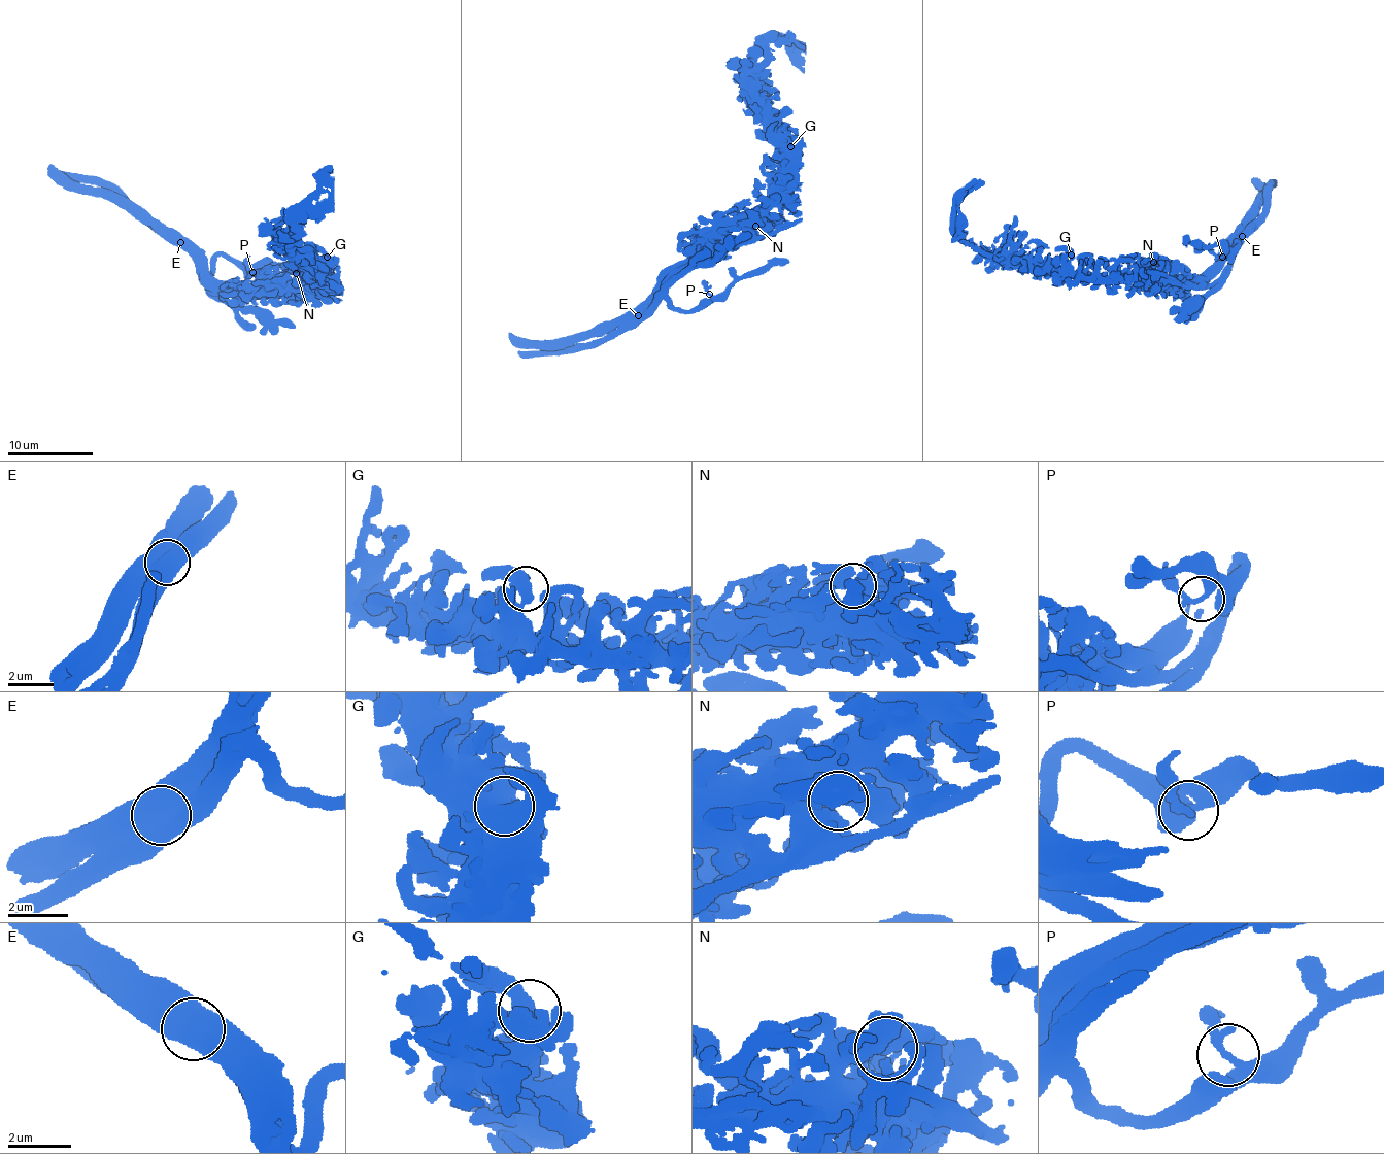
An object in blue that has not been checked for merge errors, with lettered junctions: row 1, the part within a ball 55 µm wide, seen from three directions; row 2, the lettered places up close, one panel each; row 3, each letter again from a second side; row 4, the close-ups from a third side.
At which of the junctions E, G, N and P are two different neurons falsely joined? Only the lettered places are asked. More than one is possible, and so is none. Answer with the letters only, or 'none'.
E

